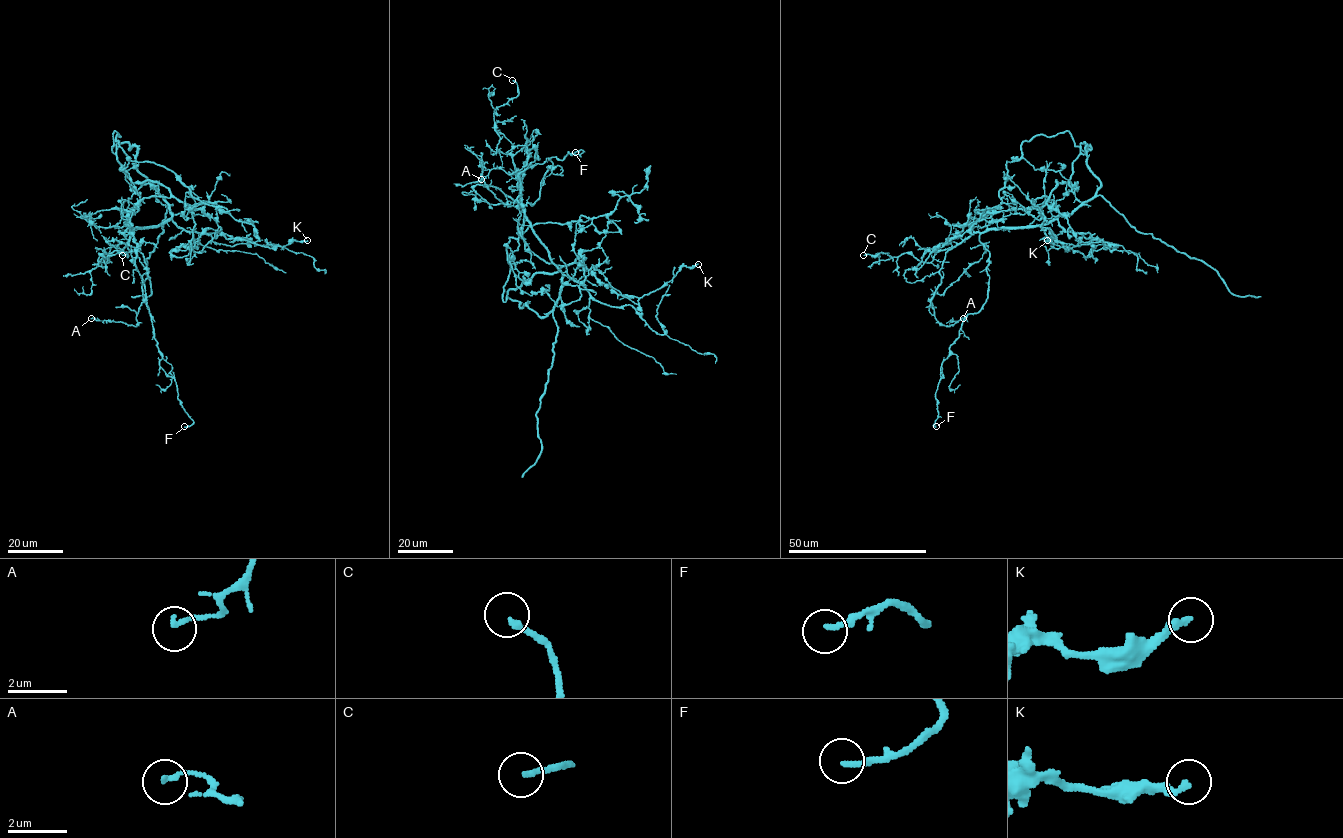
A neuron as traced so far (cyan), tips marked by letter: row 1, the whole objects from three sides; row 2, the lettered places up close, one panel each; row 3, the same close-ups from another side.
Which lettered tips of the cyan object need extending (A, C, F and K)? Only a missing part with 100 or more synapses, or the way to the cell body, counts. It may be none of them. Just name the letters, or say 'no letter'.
no letter

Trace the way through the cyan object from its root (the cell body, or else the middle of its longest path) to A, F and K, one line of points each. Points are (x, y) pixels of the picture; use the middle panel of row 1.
A: (541, 242), (524, 213), (519, 177), (536, 149), (526, 151), (521, 169), (492, 168), (481, 179)
F: (541, 242), (517, 197), (522, 206), (532, 205), (550, 158), (575, 152)
K: (541, 242), (557, 268), (595, 299), (639, 313), (639, 298), (682, 266), (698, 264)

